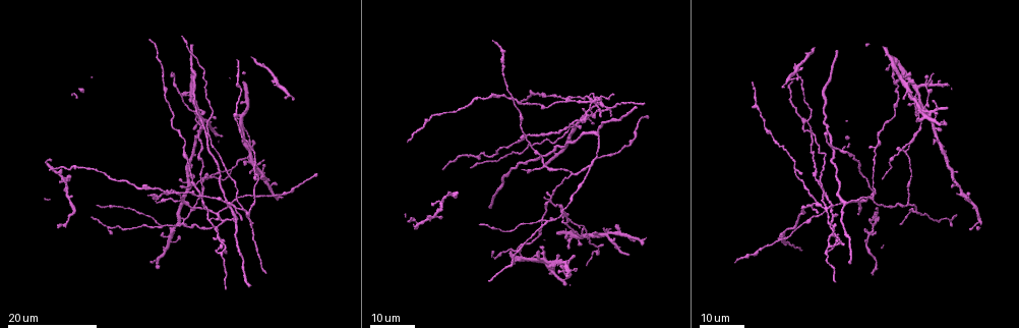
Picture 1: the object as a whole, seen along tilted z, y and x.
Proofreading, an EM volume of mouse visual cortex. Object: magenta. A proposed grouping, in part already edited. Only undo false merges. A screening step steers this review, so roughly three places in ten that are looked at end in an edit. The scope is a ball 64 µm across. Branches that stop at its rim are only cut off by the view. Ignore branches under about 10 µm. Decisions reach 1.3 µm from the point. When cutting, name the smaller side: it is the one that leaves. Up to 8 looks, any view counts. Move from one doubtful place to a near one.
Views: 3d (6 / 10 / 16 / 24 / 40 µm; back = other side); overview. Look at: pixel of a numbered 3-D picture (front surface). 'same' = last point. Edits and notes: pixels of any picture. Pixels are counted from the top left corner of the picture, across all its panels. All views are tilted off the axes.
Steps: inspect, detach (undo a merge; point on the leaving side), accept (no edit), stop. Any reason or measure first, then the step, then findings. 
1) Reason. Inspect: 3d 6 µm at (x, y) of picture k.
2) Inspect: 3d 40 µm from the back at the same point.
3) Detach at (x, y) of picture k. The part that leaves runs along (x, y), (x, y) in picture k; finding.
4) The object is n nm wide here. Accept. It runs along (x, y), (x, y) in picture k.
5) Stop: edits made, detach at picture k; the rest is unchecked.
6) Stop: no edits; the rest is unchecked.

Two arms in line, one across. Inspect: 3d 16 µm at (517, 98) of picture 1.

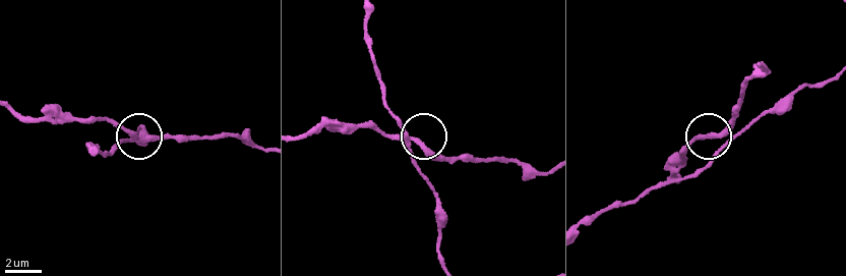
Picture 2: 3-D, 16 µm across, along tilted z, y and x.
Inspect: 3d 6 µm at (716, 136) of picture 2.

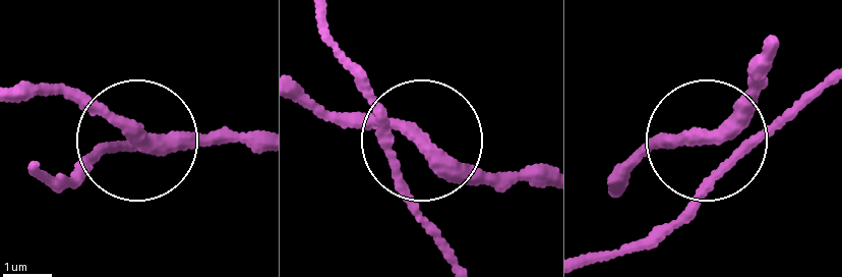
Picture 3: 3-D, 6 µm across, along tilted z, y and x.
Accept. It runs along (828, 84), (734, 146), (664, 140), (620, 174) in picture 3; one neuron here.

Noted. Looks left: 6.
Side arm on a straight run. Inspect: 3d 16 µm at (184, 106) of picture 1.

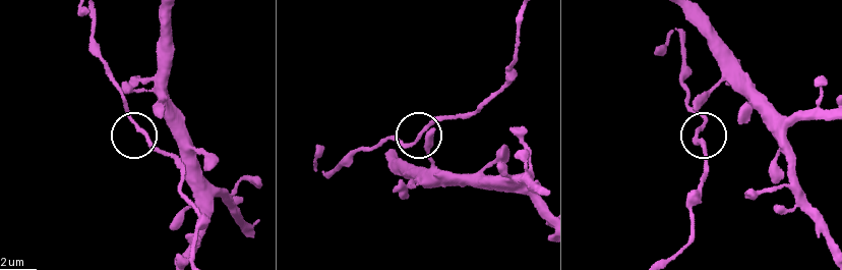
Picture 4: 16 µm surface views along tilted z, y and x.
Inspect: 3d 10 µm at (696, 128) of picture 4.

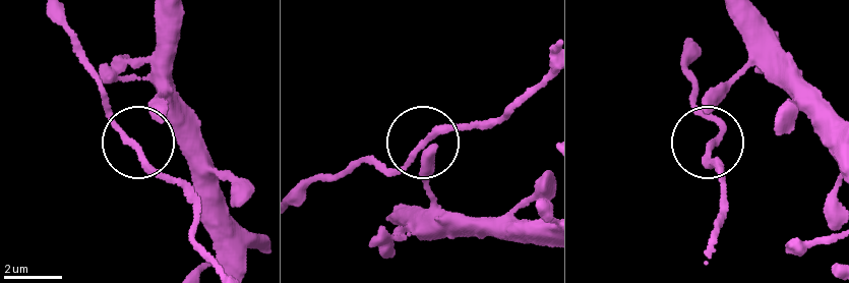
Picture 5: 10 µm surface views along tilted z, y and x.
The object is 150 nm wide here. Accept. It runs along (220, 265), (196, 234), (189, 200), (114, 127), (104, 97) in picture 5; one neuron here.

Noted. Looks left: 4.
Thick turns thin. Inspect: 3d 16 µm at (232, 166) of picture 1.

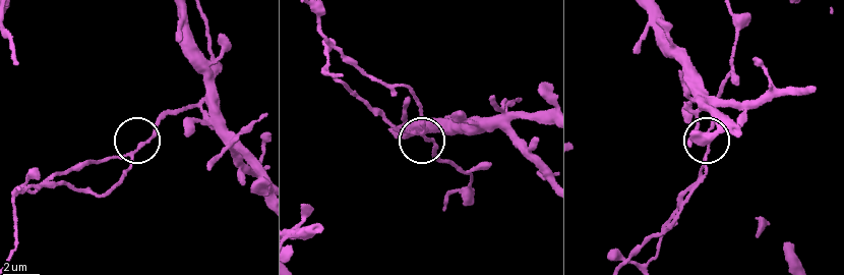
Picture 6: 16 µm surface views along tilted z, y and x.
Inspect: 3d 6 µm at (142, 145) of picture 6.

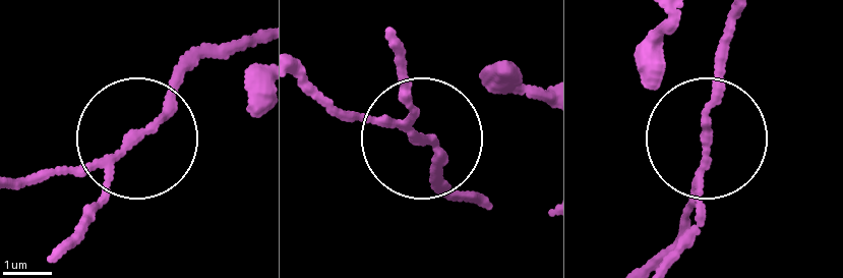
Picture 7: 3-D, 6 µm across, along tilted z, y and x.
Inspect: 3d 6 µm from the back at (134, 140) of picture 7.

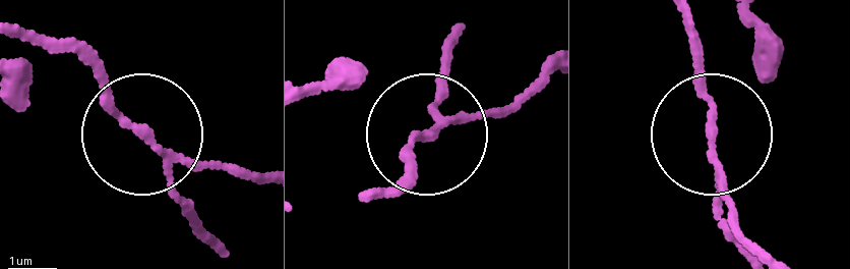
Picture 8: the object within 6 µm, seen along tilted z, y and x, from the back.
The object is 110 nm wide here. Detach at (188, 208) of picture 8. A second neuron is stuck on.

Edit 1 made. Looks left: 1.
Stop: edits made, detach at picture 8; the rest is unchecked.

